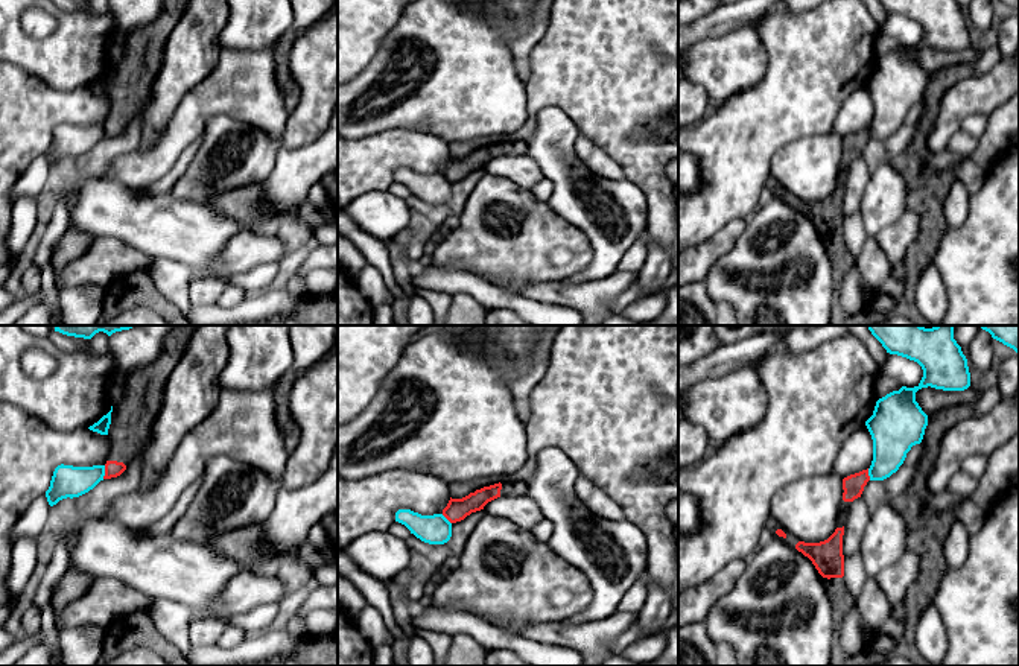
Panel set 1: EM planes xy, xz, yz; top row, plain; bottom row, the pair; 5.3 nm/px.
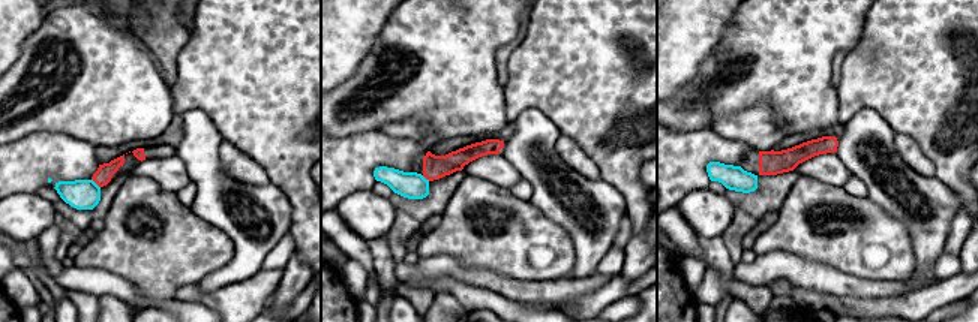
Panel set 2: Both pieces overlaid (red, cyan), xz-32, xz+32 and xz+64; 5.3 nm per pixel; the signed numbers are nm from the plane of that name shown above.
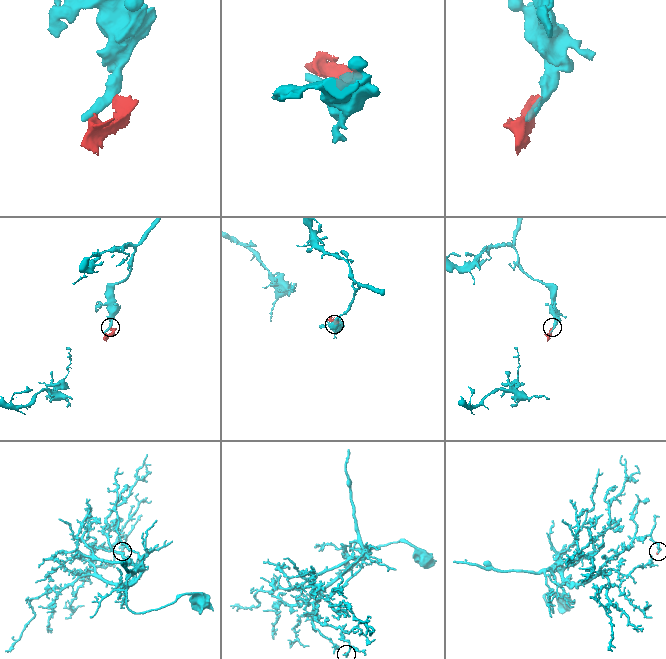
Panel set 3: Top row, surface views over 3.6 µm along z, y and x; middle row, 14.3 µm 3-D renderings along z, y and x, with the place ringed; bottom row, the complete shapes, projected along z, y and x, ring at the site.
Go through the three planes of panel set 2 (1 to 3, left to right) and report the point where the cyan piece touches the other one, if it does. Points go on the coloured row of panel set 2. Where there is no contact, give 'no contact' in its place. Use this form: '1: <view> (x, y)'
1: xz-32 (95, 181)
2: xz+32 (426, 178)
3: no contact

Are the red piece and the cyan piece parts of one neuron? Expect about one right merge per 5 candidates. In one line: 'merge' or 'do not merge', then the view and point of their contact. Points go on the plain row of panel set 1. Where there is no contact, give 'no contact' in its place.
do not merge | xy (105, 131)

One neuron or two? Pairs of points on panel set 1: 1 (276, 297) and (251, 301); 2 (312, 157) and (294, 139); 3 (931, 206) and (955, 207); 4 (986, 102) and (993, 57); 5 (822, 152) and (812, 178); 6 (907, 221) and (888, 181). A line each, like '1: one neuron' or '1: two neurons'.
1: one neuron
2: two neurons
3: two neurons
4: two neurons
5: one neuron
6: two neurons

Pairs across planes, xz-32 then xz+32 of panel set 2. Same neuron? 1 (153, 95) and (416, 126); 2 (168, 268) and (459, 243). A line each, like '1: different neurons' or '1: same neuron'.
1: different neurons
2: same neuron

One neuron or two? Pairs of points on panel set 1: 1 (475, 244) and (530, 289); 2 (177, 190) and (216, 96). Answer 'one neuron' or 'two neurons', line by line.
1: two neurons
2: two neurons

